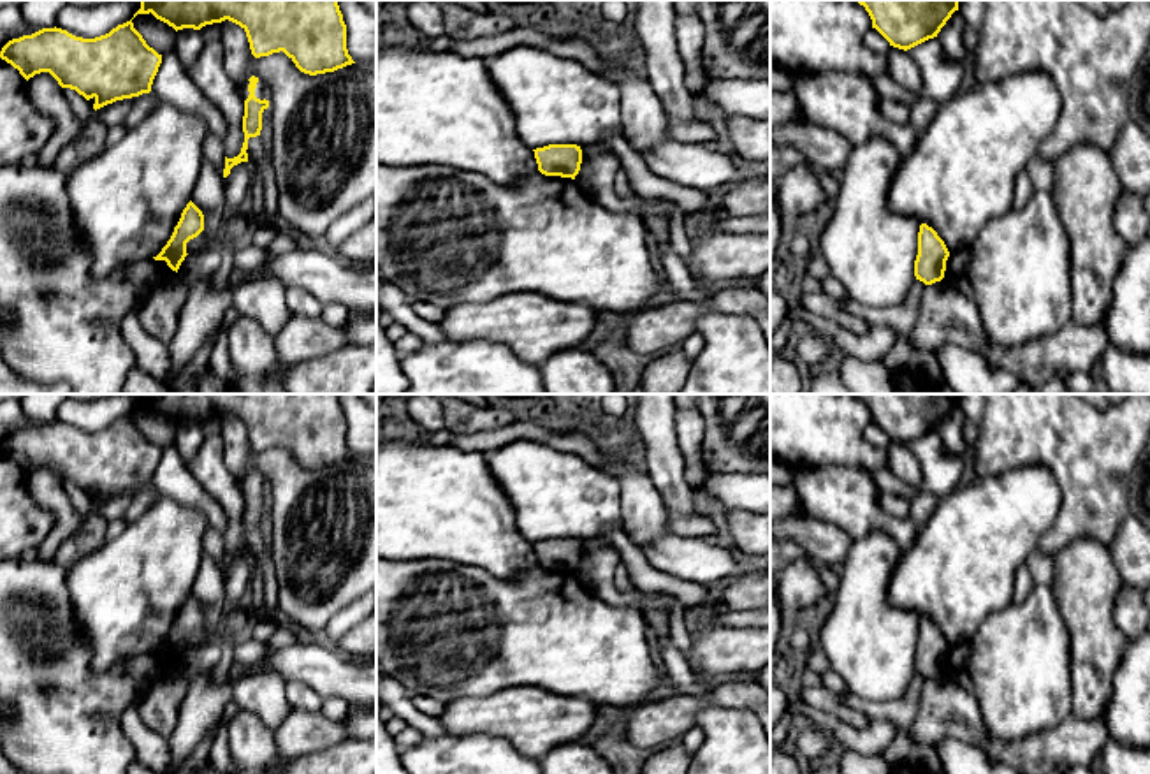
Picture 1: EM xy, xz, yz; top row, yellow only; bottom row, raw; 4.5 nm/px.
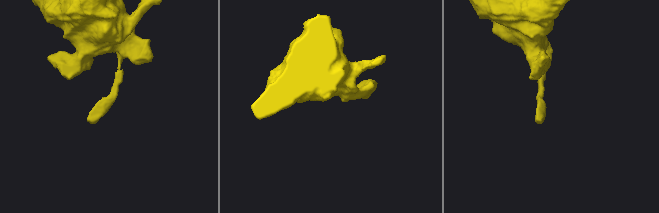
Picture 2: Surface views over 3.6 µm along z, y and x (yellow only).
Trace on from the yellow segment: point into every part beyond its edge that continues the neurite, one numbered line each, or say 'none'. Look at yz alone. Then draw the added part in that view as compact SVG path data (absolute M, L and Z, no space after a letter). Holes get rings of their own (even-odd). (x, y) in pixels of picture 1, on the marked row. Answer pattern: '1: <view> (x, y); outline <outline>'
none

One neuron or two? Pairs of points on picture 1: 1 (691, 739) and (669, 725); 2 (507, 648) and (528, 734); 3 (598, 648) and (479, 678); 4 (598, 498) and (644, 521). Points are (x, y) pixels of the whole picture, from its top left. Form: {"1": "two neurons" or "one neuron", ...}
{"1": "two neurons", "2": "two neurons", "3": "one neuron", "4": "two neurons"}

